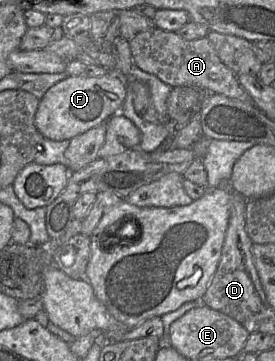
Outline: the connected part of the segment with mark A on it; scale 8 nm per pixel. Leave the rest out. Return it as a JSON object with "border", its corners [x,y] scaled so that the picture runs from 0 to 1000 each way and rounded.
{"border":[[[560,75],[495,94],[469,127],[491,180],[600,233],[698,241],[924,288],[905,258],[869,233],[858,205],[807,175],[753,102],[684,114],[644,89]]]}

